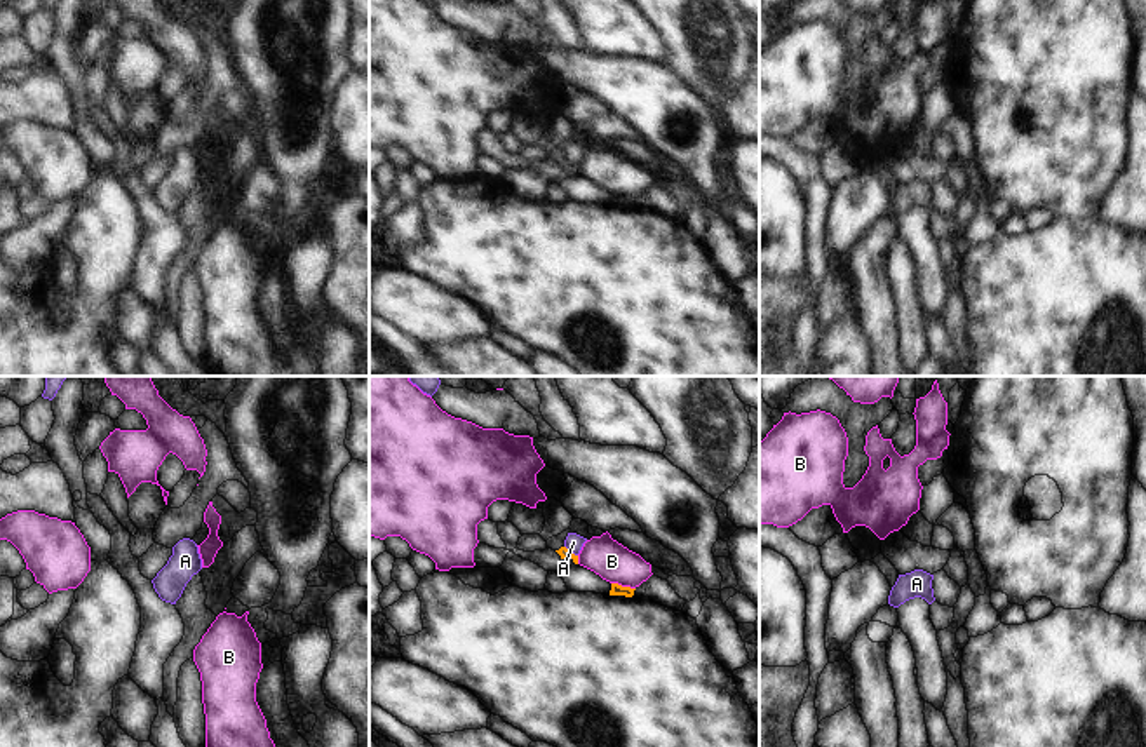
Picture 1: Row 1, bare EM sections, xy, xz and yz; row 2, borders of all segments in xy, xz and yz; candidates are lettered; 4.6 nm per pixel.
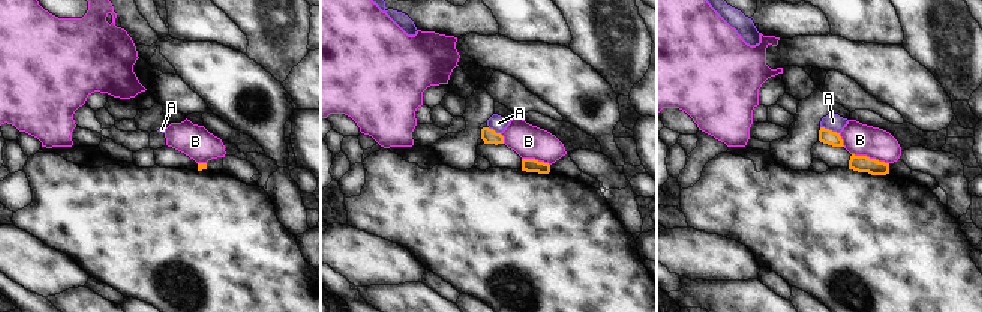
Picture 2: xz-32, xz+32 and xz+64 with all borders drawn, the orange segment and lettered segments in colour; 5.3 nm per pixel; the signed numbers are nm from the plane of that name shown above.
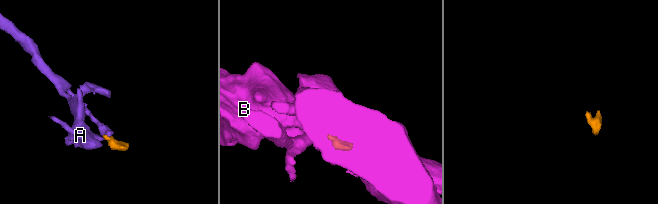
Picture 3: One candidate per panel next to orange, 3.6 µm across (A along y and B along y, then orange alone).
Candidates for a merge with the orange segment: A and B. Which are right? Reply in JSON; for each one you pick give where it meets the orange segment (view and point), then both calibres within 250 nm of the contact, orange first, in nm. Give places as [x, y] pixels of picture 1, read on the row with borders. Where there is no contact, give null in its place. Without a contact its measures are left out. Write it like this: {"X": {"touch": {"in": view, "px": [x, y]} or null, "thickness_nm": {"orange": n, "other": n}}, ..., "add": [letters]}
{"add": []}

